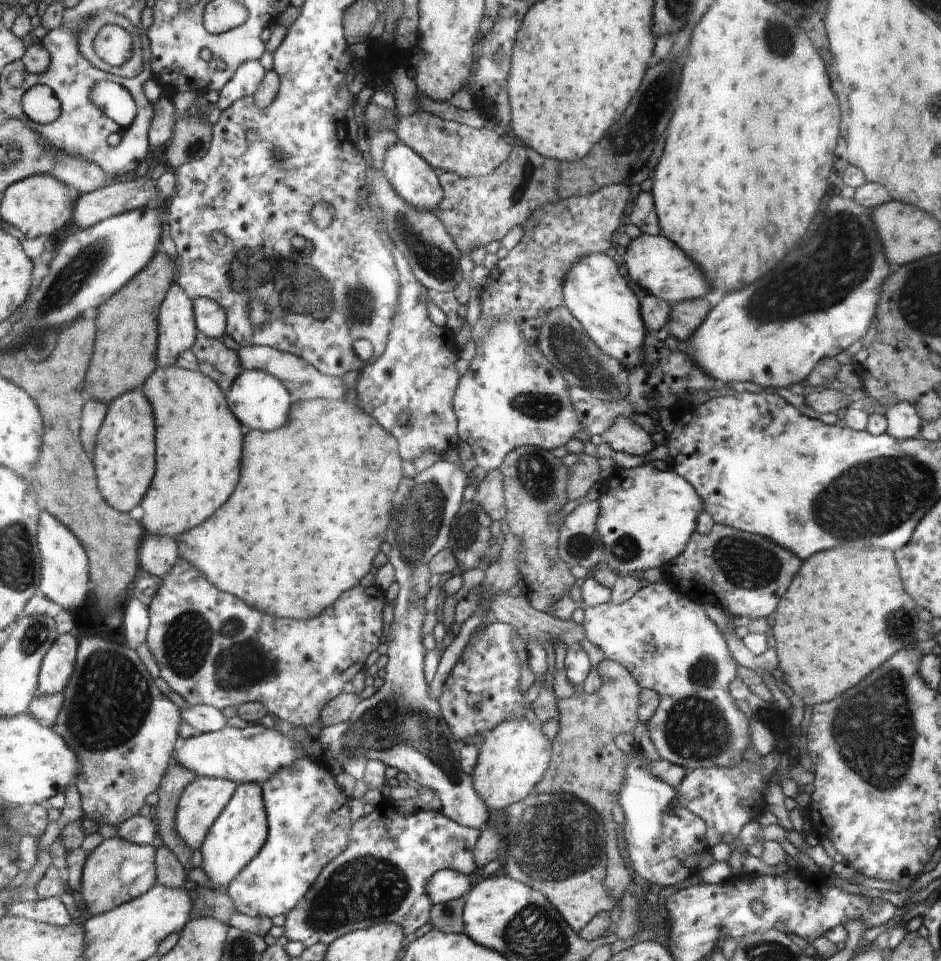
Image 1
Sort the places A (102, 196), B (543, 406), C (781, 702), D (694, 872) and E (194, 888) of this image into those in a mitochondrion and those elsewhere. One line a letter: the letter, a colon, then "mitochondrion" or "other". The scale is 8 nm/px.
A: other
B: mitochondrion
C: other
D: other
E: other

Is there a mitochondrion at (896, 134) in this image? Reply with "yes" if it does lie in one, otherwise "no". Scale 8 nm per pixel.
no

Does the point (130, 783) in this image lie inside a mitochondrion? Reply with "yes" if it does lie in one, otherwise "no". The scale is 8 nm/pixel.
no

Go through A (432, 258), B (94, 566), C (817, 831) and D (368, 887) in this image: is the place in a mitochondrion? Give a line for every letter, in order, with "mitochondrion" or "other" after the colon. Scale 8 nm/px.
A: mitochondrion
B: other
C: other
D: mitochondrion

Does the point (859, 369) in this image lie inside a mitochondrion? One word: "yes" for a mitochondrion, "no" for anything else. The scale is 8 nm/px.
no

